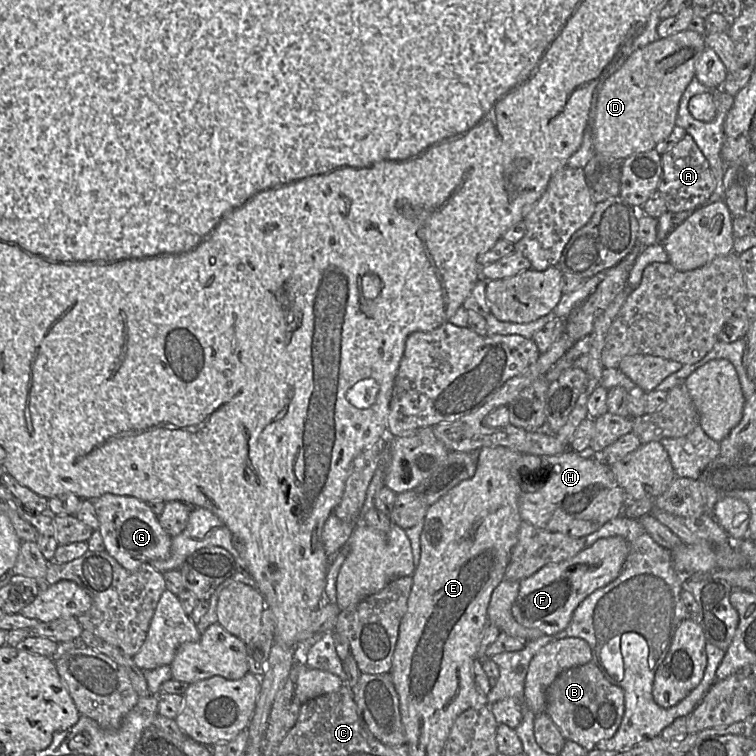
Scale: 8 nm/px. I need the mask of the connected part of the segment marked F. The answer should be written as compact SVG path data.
M612 536L597 540L572 558L544 566L519 582L518 595L511 609L513 617L522 626L538 629L547 636L563 631L575 609L587 596L619 576L628 552L626 539Z

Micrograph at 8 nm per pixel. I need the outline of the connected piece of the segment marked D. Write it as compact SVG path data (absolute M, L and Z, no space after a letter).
M687 29L659 38L634 51L618 71L602 79L591 110L592 140L596 154L623 161L633 154L653 150L666 139L676 126L680 99L695 77L696 62L706 47L705 35Z

